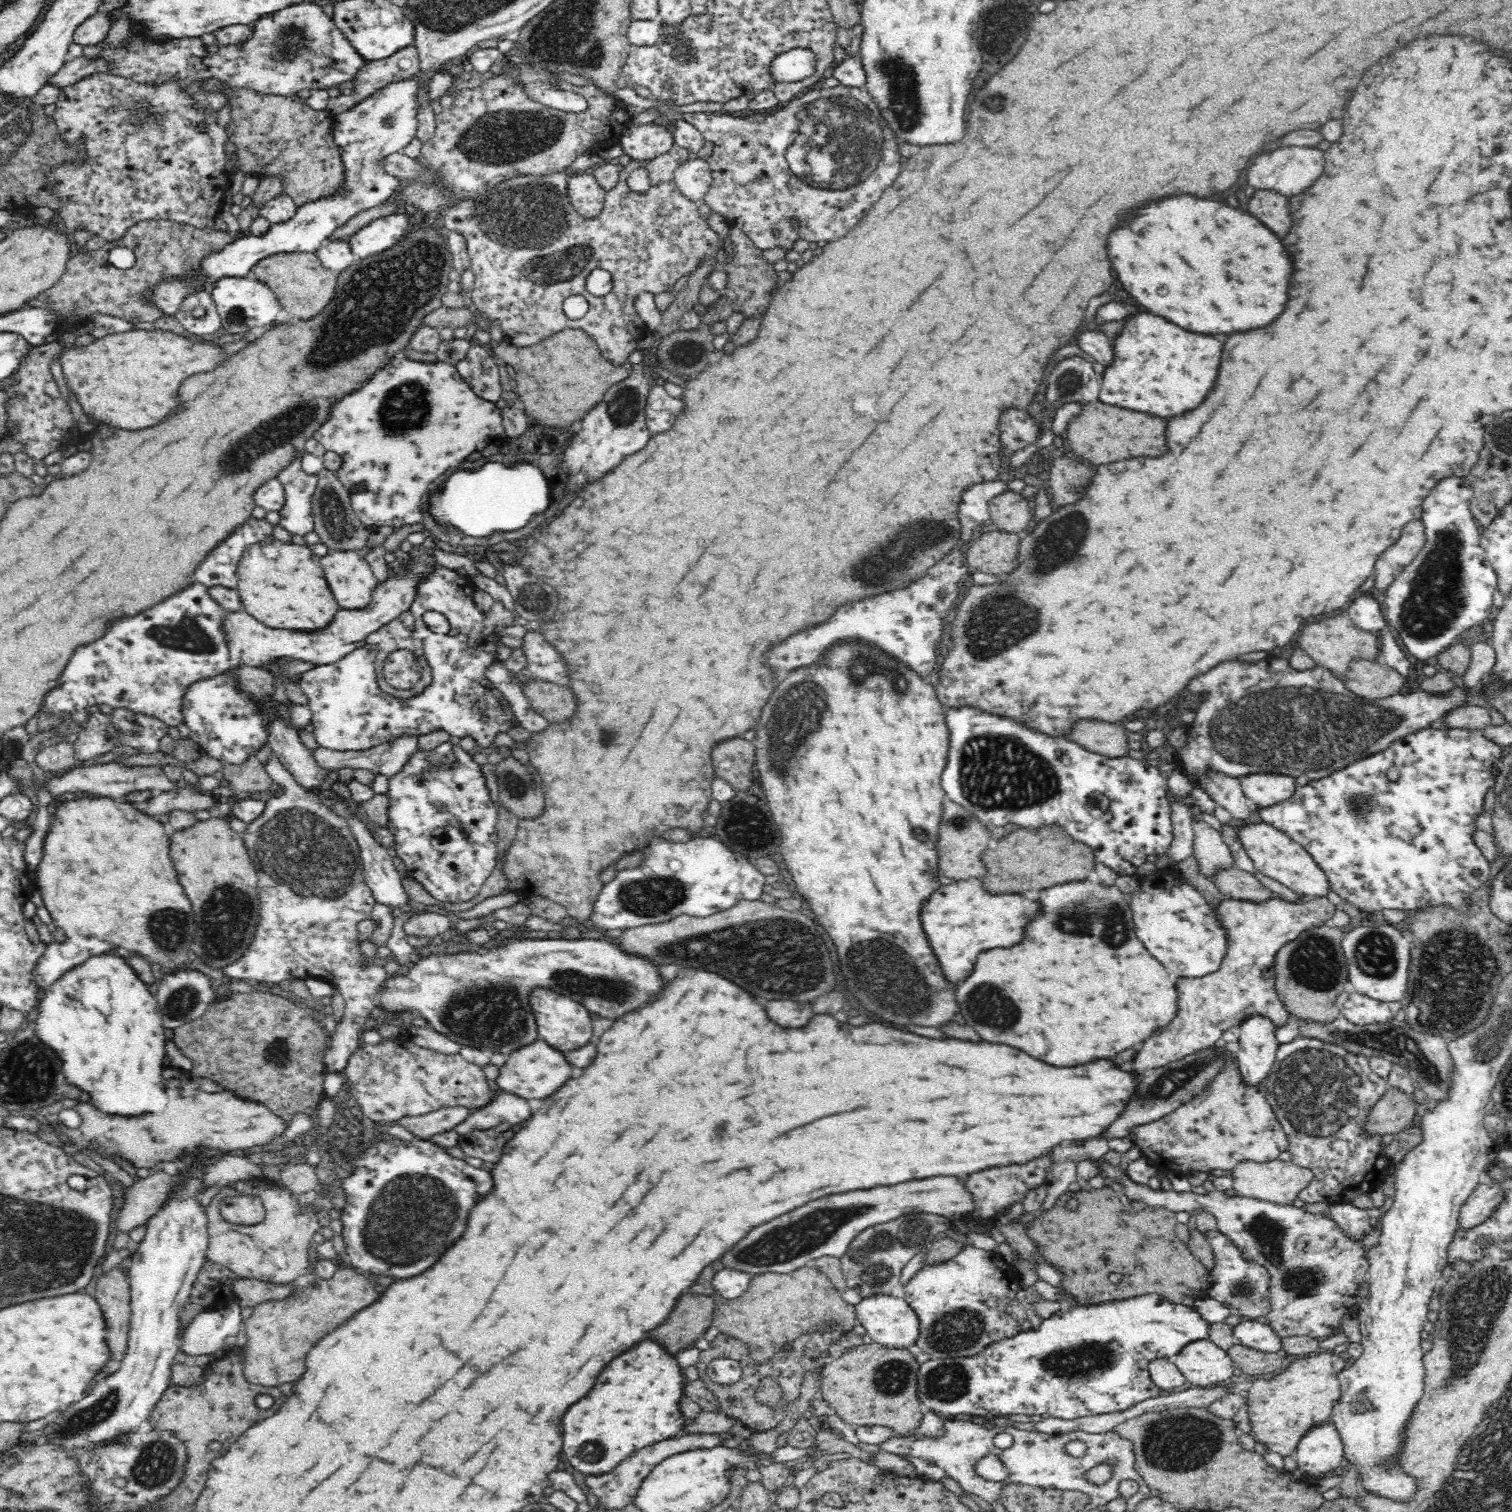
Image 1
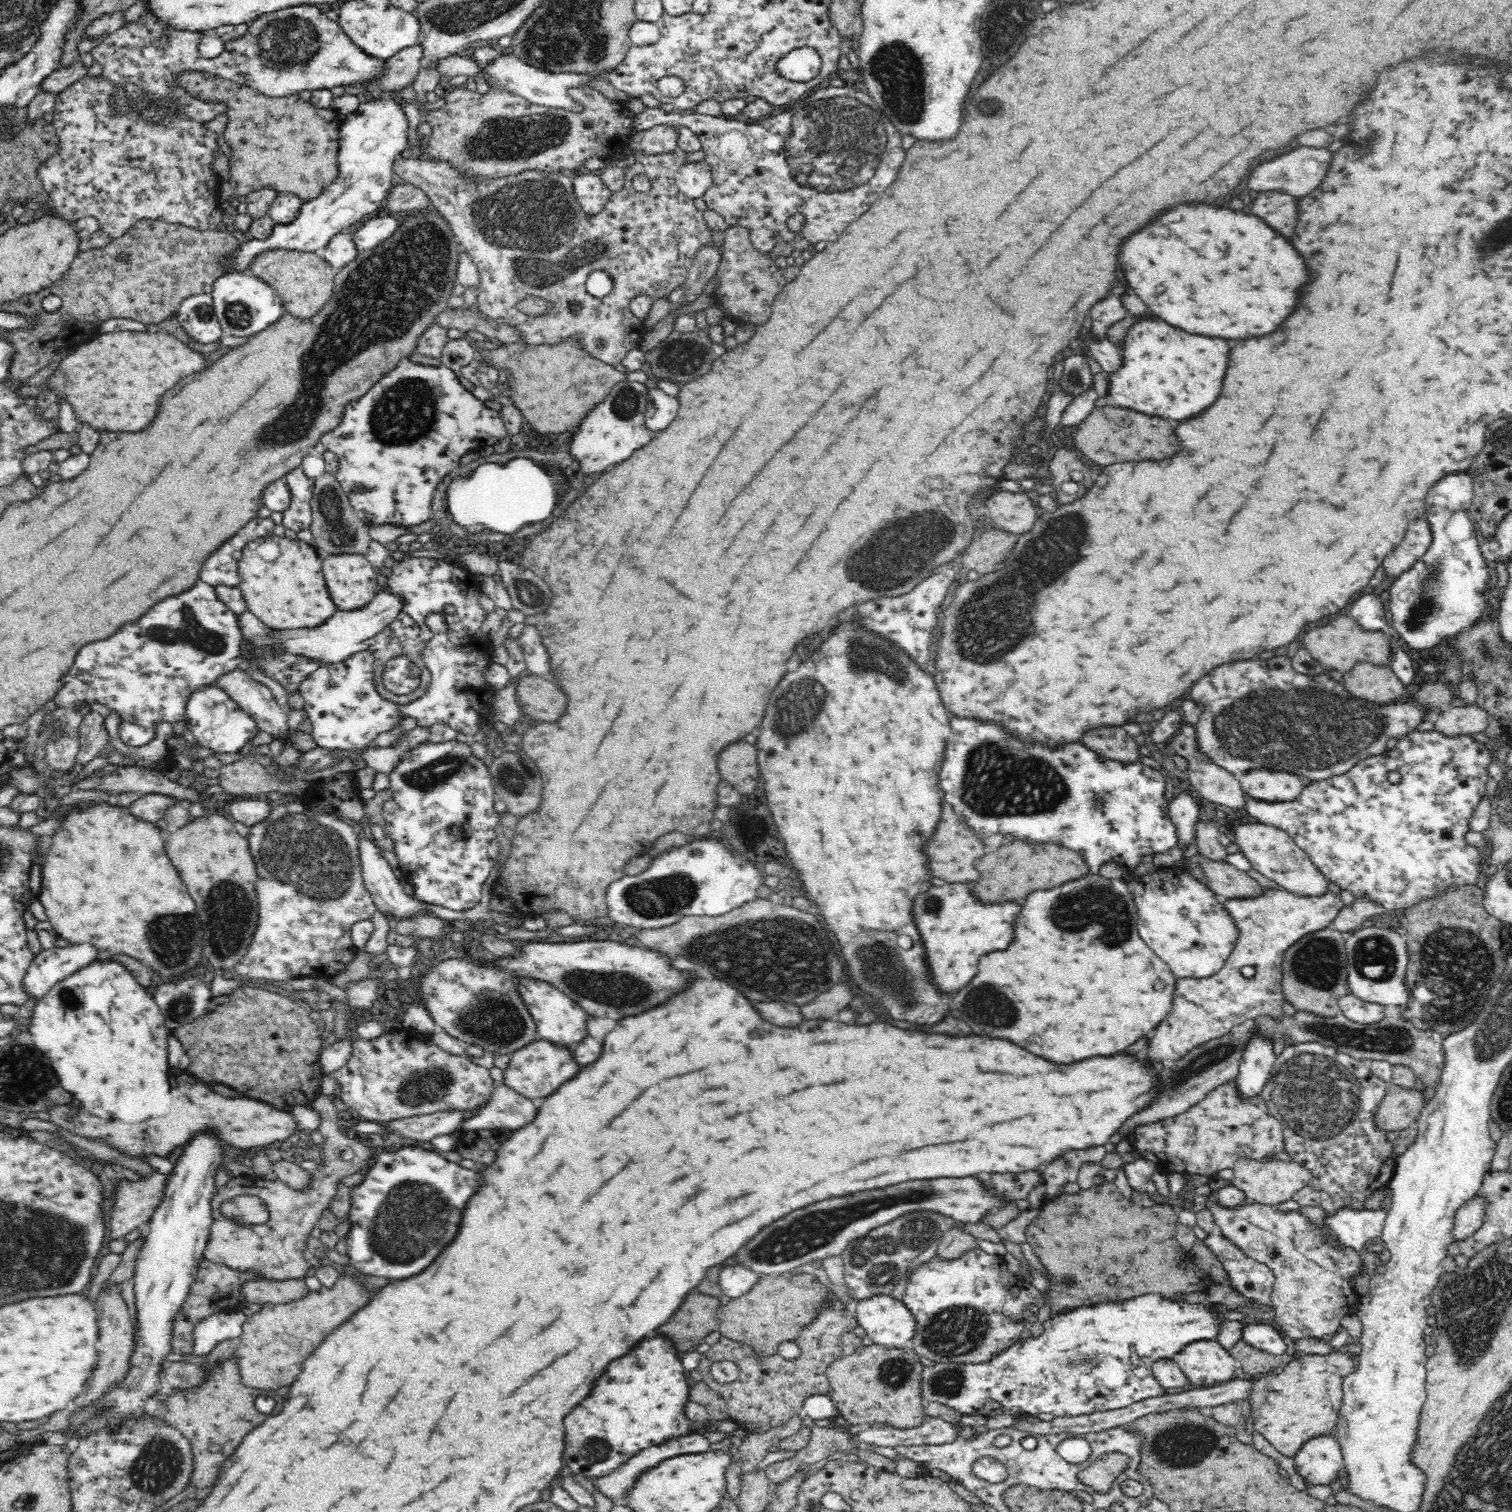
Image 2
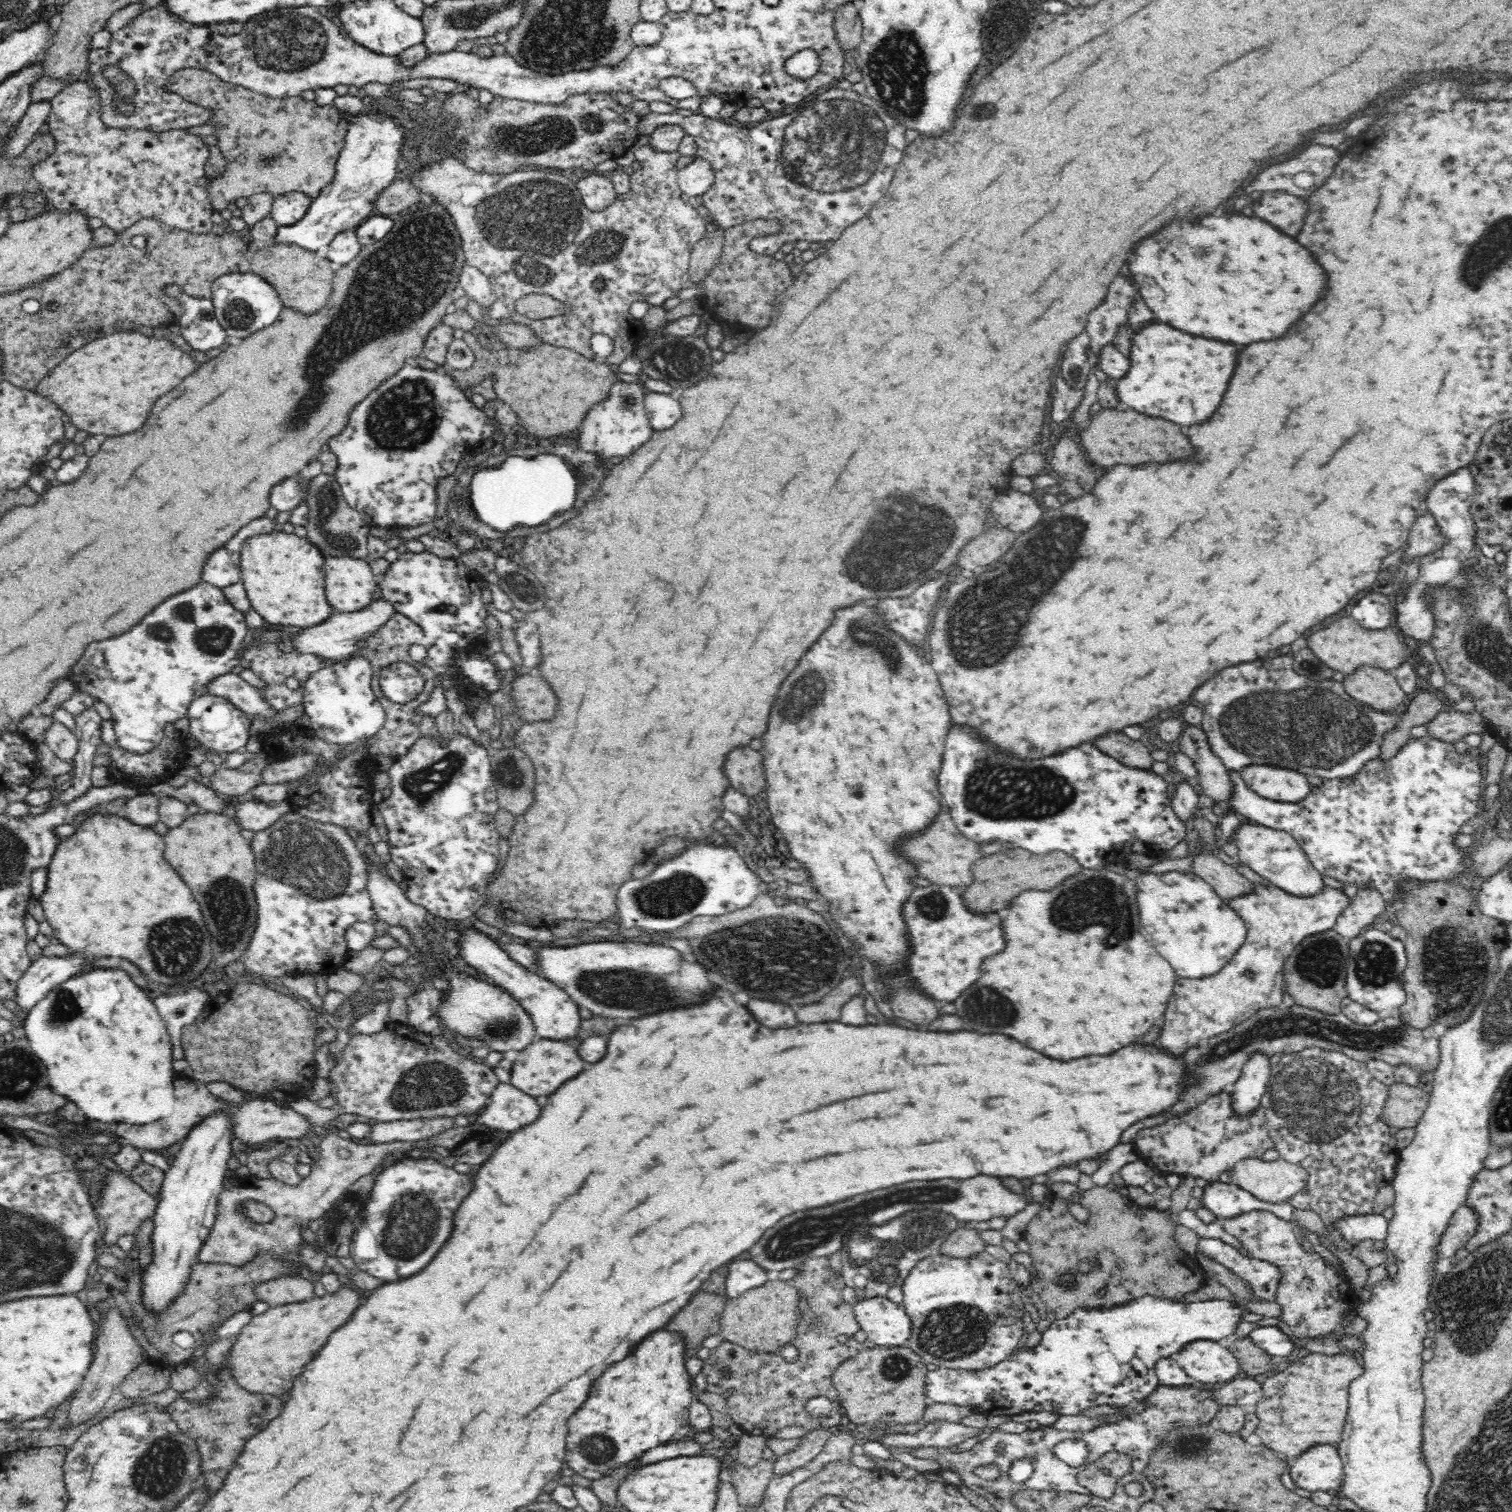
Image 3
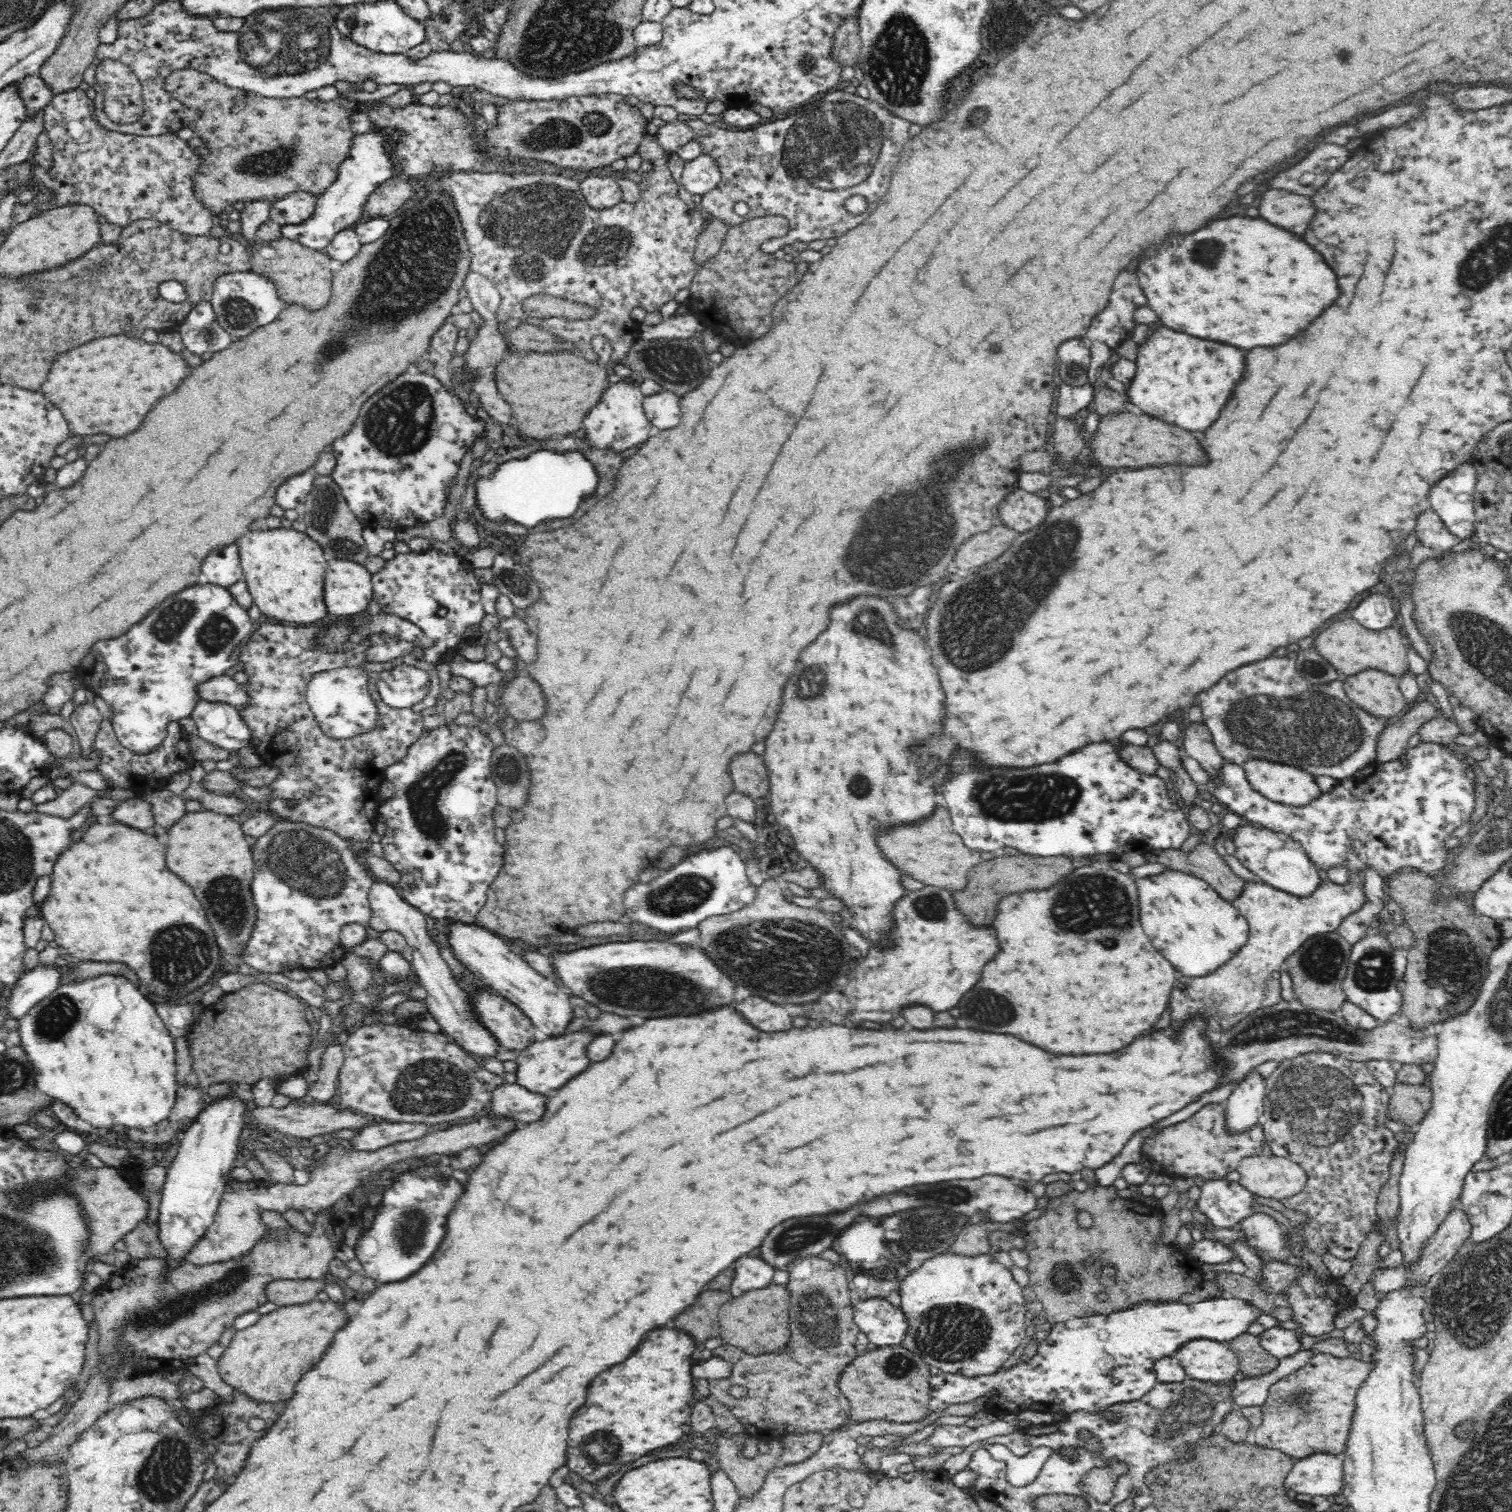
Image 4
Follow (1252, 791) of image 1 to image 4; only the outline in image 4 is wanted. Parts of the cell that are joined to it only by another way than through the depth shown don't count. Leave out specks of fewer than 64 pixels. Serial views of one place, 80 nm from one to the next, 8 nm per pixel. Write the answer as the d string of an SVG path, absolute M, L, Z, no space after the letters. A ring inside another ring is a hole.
M1250 760L1242 767L1251 787L1274 802L1302 806L1322 792L1312 774L1294 766Z

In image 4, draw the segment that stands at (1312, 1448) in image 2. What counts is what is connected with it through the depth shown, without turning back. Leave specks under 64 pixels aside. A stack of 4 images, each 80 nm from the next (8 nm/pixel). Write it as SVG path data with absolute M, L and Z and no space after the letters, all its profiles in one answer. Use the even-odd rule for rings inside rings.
M1313 1451L1304 1458L1295 1459L1292 1468L1285 1478L1285 1488L1294 1490L1296 1494L1310 1494L1312 1496L1336 1495L1340 1496L1340 1489L1344 1487L1343 1459L1331 1451Z

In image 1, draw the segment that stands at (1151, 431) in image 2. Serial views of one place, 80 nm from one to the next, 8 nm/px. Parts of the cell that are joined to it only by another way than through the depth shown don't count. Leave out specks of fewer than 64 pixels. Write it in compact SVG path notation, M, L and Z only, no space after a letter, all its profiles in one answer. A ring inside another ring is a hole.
M1100 400L1088 402L1080 412L1068 422L1065 429L1068 446L1092 464L1118 462L1122 458L1132 458L1140 454L1160 454L1164 446L1164 422L1150 414L1140 414L1134 410L1124 410L1118 406L1108 406Z

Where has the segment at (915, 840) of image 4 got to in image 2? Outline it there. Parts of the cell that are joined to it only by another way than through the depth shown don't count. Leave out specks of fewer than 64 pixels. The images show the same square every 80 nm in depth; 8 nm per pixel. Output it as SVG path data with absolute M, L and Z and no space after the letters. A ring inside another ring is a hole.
M944 802L942 820L936 828L934 840L928 846L928 856L932 858L932 870L934 870L931 876L948 880L948 883L977 881L980 879L980 872L978 872L976 862L986 853L984 846L982 838L966 824L966 818L958 814L952 804Z

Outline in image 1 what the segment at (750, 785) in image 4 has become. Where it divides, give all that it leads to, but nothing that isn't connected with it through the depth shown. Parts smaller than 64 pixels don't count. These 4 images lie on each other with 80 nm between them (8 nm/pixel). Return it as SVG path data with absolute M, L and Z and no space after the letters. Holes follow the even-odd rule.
M730 738L714 744L712 768L716 776L724 778L734 790L746 790L752 782L754 746L744 738Z

